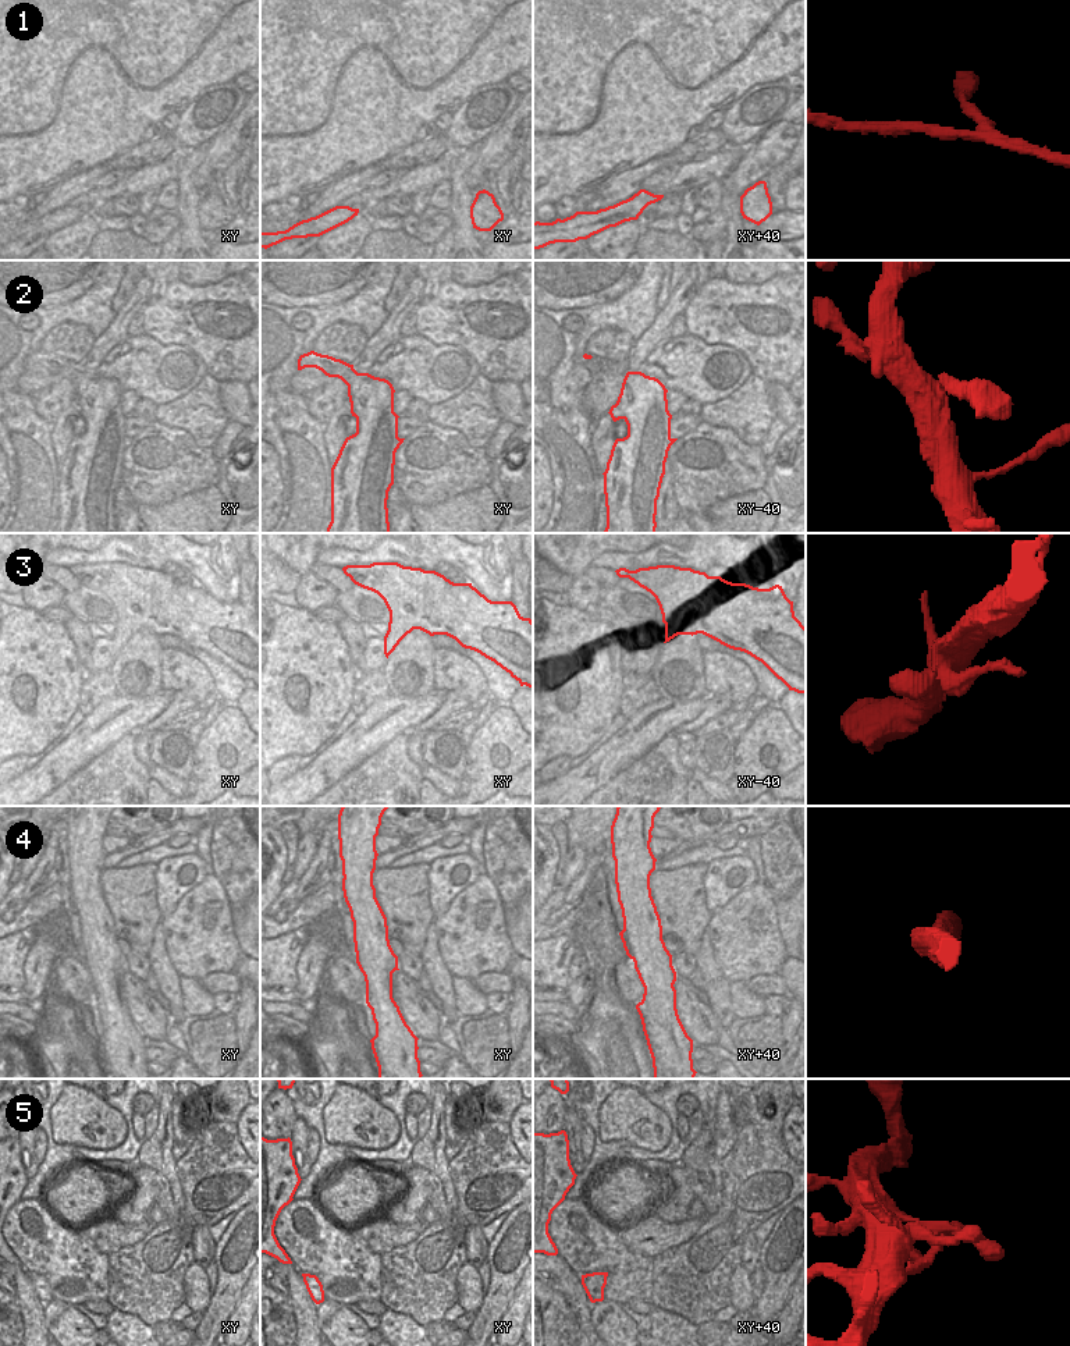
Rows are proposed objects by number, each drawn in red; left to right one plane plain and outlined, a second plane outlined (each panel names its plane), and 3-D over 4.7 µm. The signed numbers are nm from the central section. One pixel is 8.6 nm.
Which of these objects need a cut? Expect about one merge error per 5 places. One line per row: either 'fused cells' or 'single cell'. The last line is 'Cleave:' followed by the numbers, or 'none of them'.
1: single cell
2: single cell
3: single cell
4: single cell
5: single cell
Cleave: none of them

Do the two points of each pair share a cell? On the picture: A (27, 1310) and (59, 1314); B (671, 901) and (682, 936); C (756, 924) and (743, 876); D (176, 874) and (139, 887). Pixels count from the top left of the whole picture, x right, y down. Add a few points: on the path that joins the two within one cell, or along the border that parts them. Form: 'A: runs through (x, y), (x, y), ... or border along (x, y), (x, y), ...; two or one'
A: border along (43, 1306), (43, 1323), (48, 1331); two
B: runs through (679, 909), (682, 912), (682, 927); one
C: border along (756, 880), (720, 906); two
D: border along (156, 865), (155, 901), (160, 913); two

